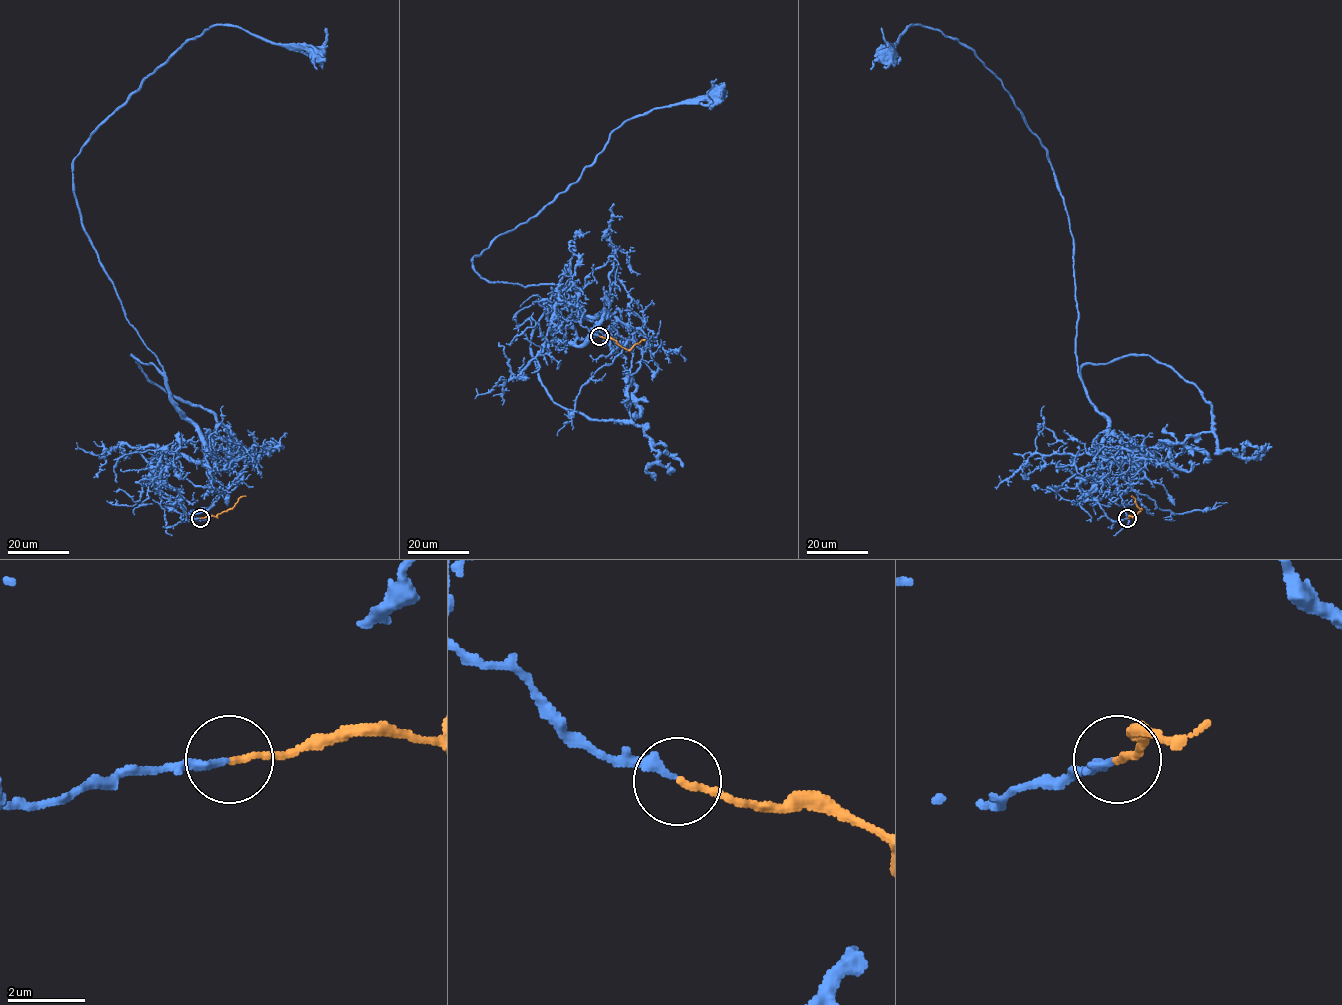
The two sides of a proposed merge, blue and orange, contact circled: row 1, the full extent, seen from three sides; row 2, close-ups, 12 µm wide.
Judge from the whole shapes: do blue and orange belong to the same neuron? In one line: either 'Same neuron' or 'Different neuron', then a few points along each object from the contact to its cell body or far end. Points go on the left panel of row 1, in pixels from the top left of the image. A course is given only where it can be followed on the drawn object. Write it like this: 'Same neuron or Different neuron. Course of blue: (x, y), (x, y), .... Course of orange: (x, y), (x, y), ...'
Same neuron. Course of blue: (199, 518), (151, 476), (166, 452), (202, 460), (203, 437), (125, 316), (73, 161), (209, 27), (318, 52). Course of orange: (199, 518), (215, 516), (245, 496)

